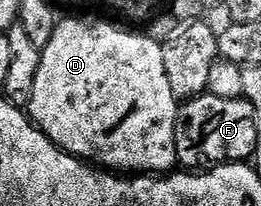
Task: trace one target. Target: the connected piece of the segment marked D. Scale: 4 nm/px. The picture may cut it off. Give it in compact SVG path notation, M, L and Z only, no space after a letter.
M64 16L54 28L54 36L50 36L50 44L46 44L41 49L38 76L34 76L34 88L26 103L26 113L54 144L58 144L63 150L76 155L81 160L87 160L109 172L127 172L132 176L151 172L153 175L163 176L175 171L178 166L178 144L174 144L174 128L180 107L181 103L174 96L174 88L170 88L170 79L166 77L166 63L162 61L162 45L152 37L151 33L139 34L136 30L123 30L112 22L91 22L88 18Z

